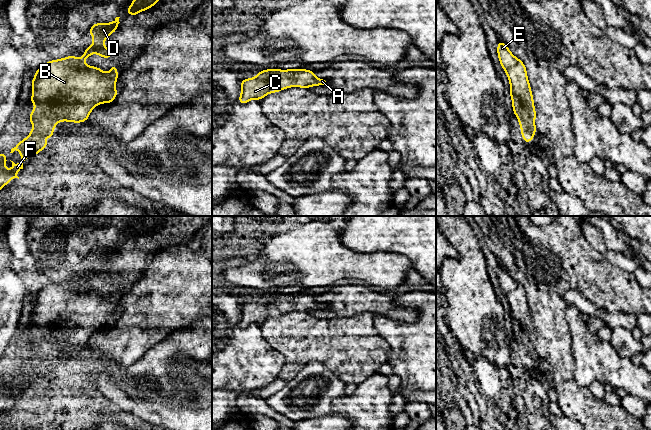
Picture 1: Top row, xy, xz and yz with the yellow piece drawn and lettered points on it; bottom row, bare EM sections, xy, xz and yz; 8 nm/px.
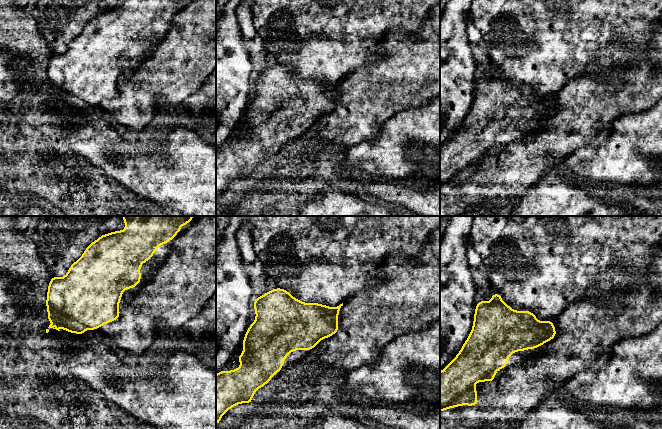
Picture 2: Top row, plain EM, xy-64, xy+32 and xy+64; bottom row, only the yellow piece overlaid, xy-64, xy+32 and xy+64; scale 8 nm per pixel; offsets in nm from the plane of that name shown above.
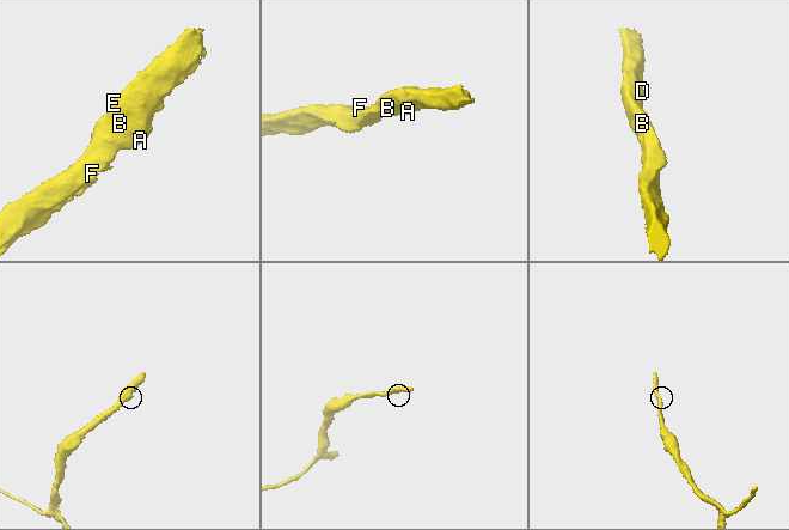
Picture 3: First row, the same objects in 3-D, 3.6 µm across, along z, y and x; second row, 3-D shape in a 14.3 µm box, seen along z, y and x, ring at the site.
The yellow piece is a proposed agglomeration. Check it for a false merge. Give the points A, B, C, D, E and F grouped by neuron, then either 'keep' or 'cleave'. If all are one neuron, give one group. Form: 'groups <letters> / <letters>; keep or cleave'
groups A B C D E F; keep

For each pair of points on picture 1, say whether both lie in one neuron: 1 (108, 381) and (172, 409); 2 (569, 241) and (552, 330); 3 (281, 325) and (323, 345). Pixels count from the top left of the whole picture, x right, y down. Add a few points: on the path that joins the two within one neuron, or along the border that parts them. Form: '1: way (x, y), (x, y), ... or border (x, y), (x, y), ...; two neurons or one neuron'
1: way (122, 397), (138, 406), (156, 409); one neuron
2: way (565, 263), (562, 279), (552, 290), (552, 308); one neuron
3: way (291, 333), (303, 339), (313, 339); one neuron

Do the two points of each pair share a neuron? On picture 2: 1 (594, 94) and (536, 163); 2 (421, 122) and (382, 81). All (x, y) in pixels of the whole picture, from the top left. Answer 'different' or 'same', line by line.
1: same
2: different

